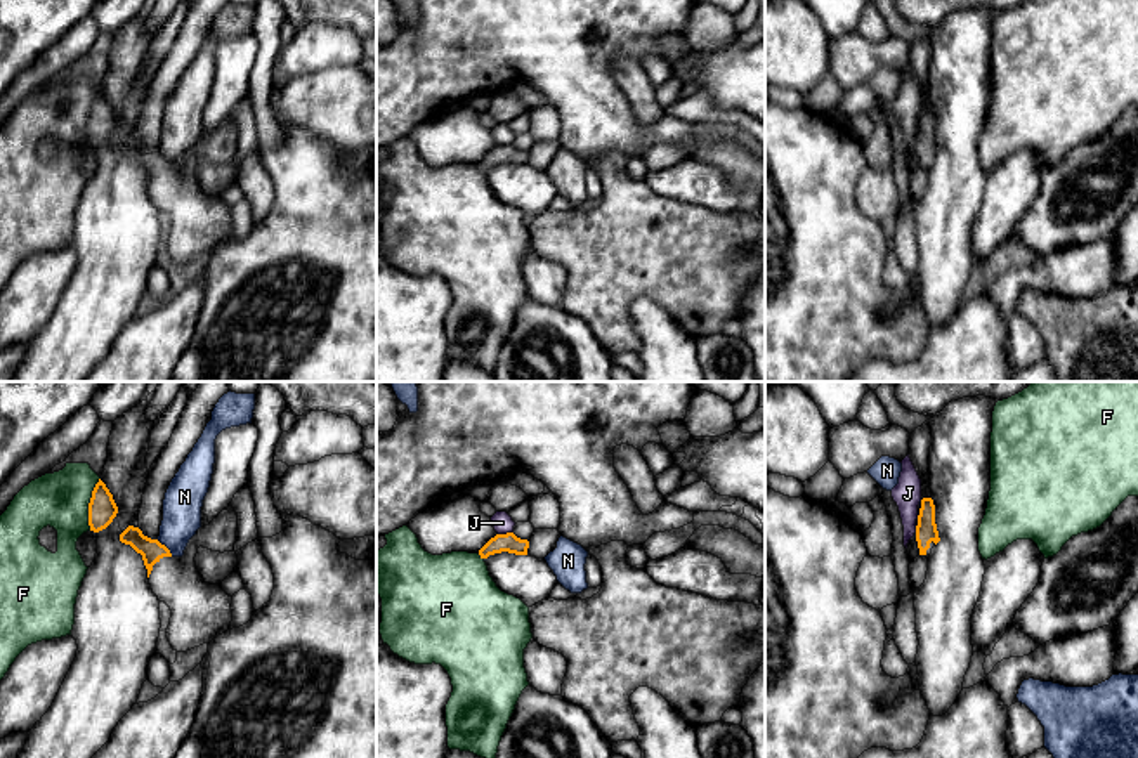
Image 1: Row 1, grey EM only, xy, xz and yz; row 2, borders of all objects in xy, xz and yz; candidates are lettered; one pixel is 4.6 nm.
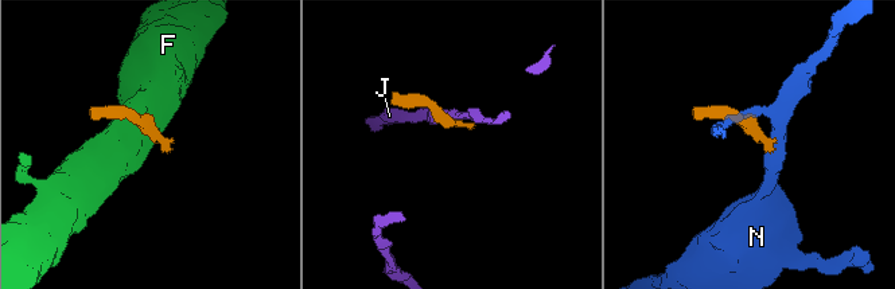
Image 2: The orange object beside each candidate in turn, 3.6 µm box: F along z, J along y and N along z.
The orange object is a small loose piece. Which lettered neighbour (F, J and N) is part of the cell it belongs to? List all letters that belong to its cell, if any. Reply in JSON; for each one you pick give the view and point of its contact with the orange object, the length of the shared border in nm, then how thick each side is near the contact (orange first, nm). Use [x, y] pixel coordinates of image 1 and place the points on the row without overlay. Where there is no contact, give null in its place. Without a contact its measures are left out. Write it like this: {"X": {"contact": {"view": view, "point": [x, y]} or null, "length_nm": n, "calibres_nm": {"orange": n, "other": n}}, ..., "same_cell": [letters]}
{"same_cell": []}

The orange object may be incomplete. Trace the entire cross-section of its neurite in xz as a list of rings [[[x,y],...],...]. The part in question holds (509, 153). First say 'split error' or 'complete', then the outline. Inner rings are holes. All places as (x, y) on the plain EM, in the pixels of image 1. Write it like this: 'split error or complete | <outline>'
complete | [[[513,144],[496,146],[491,149],[481,161],[481,170],[487,170],[489,167],[508,163],[515,167],[527,167],[529,153],[517,149]]]

